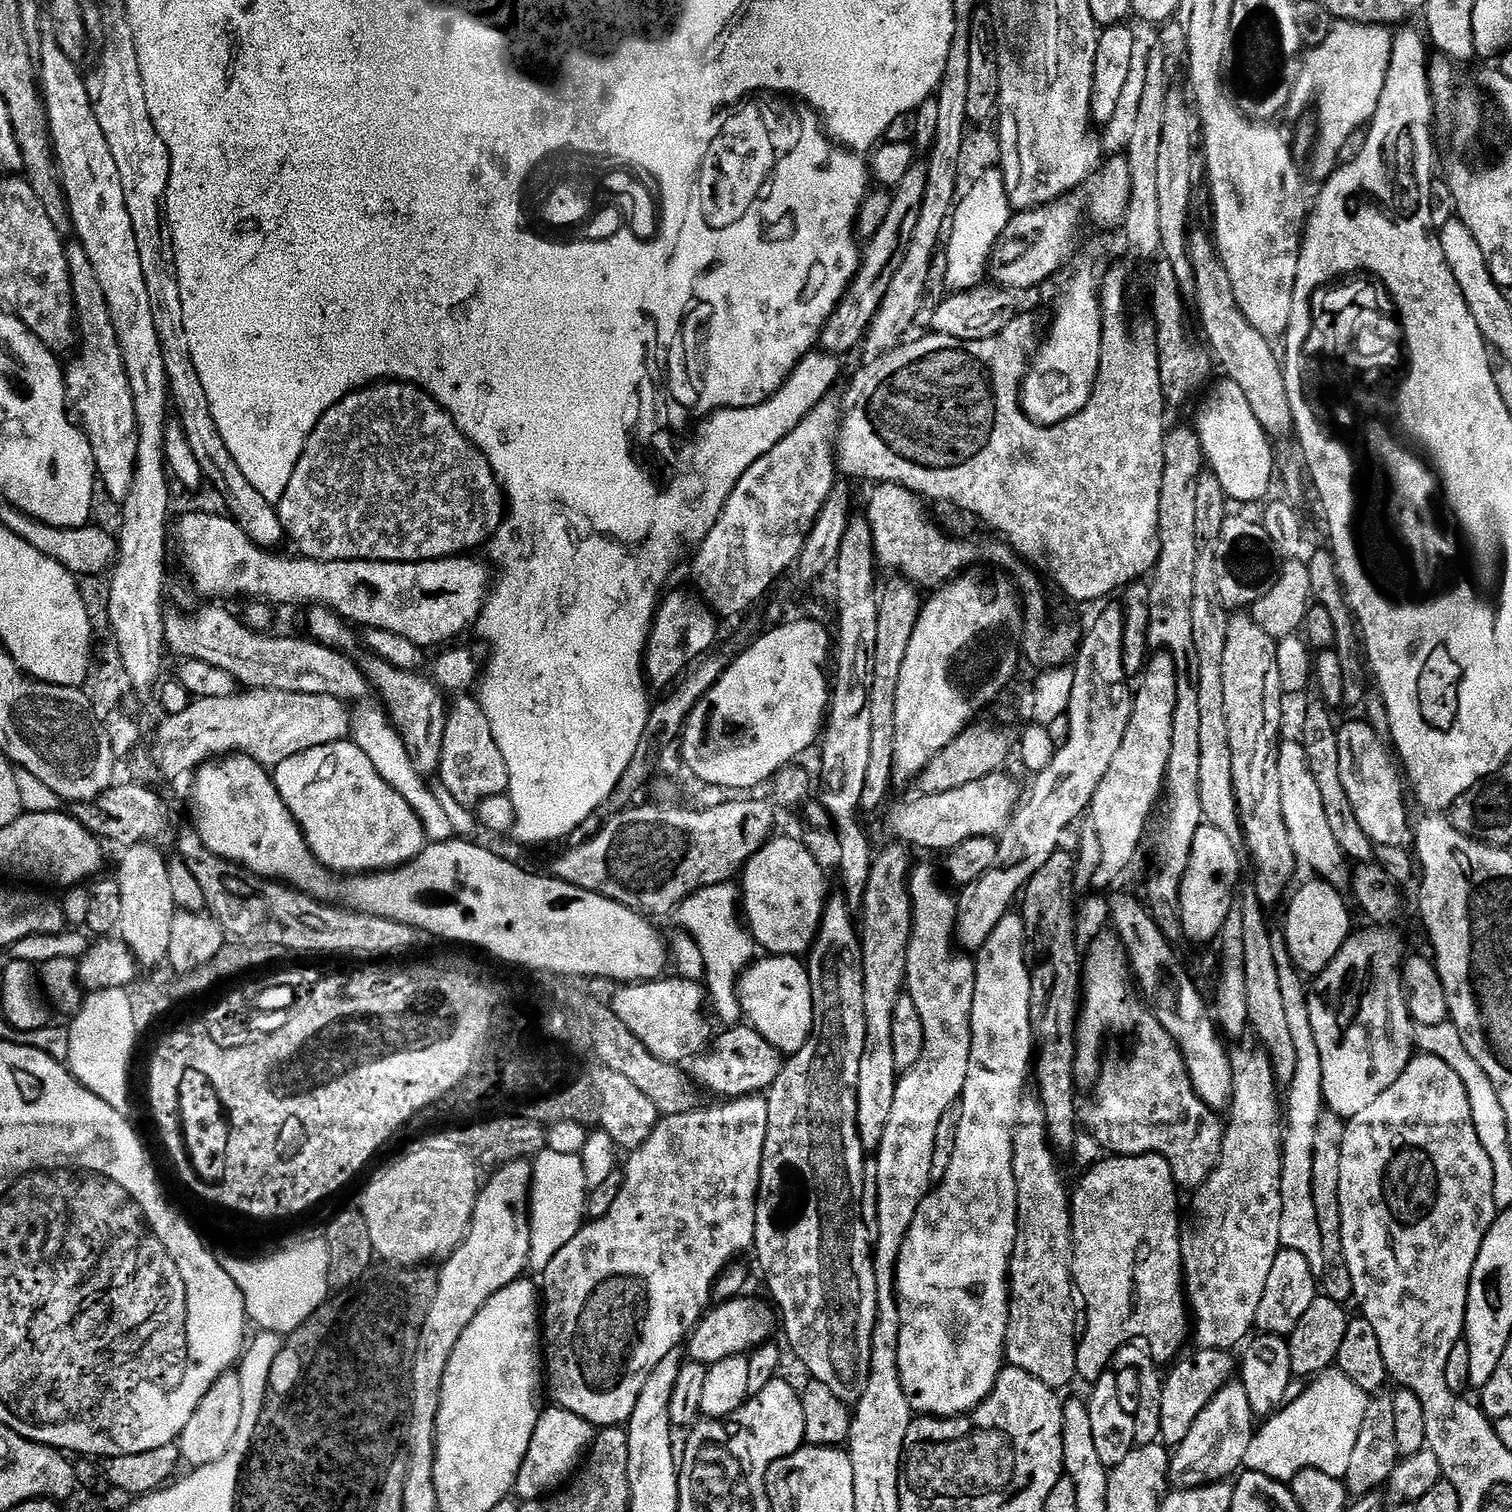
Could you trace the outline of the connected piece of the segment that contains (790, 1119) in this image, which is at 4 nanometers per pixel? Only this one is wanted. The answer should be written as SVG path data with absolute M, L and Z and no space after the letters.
M833 895L826 905L824 923L820 926L820 934L816 937L806 956L806 971L812 987L810 1001L810 1035L805 1039L802 1050L785 1063L783 1072L772 1083L766 1093L768 1102L768 1130L766 1146L762 1156L762 1174L760 1175L760 1197L756 1200L756 1242L754 1253L760 1259L760 1268L769 1276L768 1288L772 1291L771 1299L775 1307L782 1313L782 1328L788 1335L787 1347L792 1349L806 1362L813 1380L830 1386L838 1398L849 1406L855 1406L866 1394L866 1386L870 1378L870 1358L872 1357L872 1339L876 1325L878 1310L878 1286L874 1274L873 1237L866 1230L866 1222L862 1218L862 1190L864 1189L864 1173L866 1153L858 1134L858 1070L862 1066L862 1050L866 1050L866 1002L864 1001L864 945L858 924L852 921L854 911L843 895Z

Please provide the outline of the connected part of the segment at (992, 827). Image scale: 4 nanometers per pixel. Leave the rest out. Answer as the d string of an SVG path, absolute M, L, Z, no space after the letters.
M997 771L984 778L979 778L978 781L968 782L957 789L947 790L945 793L920 794L917 795L917 800L912 800L909 804L894 809L892 812L892 832L901 840L897 841L909 849L911 849L910 847L925 848L928 852L947 854L970 838L978 838L979 836L999 837L1022 804L1019 786L1014 781L1007 780L1004 775L1003 771Z

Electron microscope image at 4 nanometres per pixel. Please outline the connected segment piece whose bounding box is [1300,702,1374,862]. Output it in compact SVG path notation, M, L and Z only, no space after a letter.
M1313 703L1306 716L1306 726L1303 727L1300 744L1305 748L1310 773L1314 774L1314 779L1318 782L1319 793L1322 794L1323 805L1326 808L1327 824L1331 827L1335 841L1338 842L1349 861L1368 862L1373 859L1374 845L1372 839L1366 834L1366 830L1358 826L1354 806L1350 806L1346 786L1342 786L1342 773L1338 770L1338 724L1332 721L1331 715L1333 716L1333 713L1323 703Z

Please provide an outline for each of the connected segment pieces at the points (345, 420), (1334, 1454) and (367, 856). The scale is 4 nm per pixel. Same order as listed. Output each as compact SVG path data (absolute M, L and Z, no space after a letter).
M381 382L371 388L361 388L344 396L314 426L310 438L304 443L302 454L298 458L298 466L294 466L294 474L290 474L290 486L286 486L286 494L282 494L278 505L280 521L284 527L285 537L296 543L295 551L309 560L381 560L382 562L402 562L412 564L416 560L443 560L445 556L458 556L471 553L471 548L487 545L496 535L506 515L506 497L490 462L480 453L472 442L458 430L452 415L423 392L415 384L407 382Z
M1339 1370L1325 1371L1309 1384L1312 1385L1296 1401L1285 1403L1261 1423L1264 1424L1261 1428L1259 1425L1255 1429L1244 1459L1247 1471L1285 1482L1307 1468L1341 1478L1346 1474L1350 1454L1354 1454L1354 1442L1358 1442L1362 1430L1362 1418L1366 1418L1369 1393L1354 1386L1354 1382Z
M351 739L330 742L318 756L321 756L320 764L298 766L299 763L292 762L287 767L277 767L274 776L280 782L288 776L288 785L279 785L283 801L320 864L338 874L367 874L398 868L424 851L426 837L418 814L406 798L379 776L378 770L356 743Z

